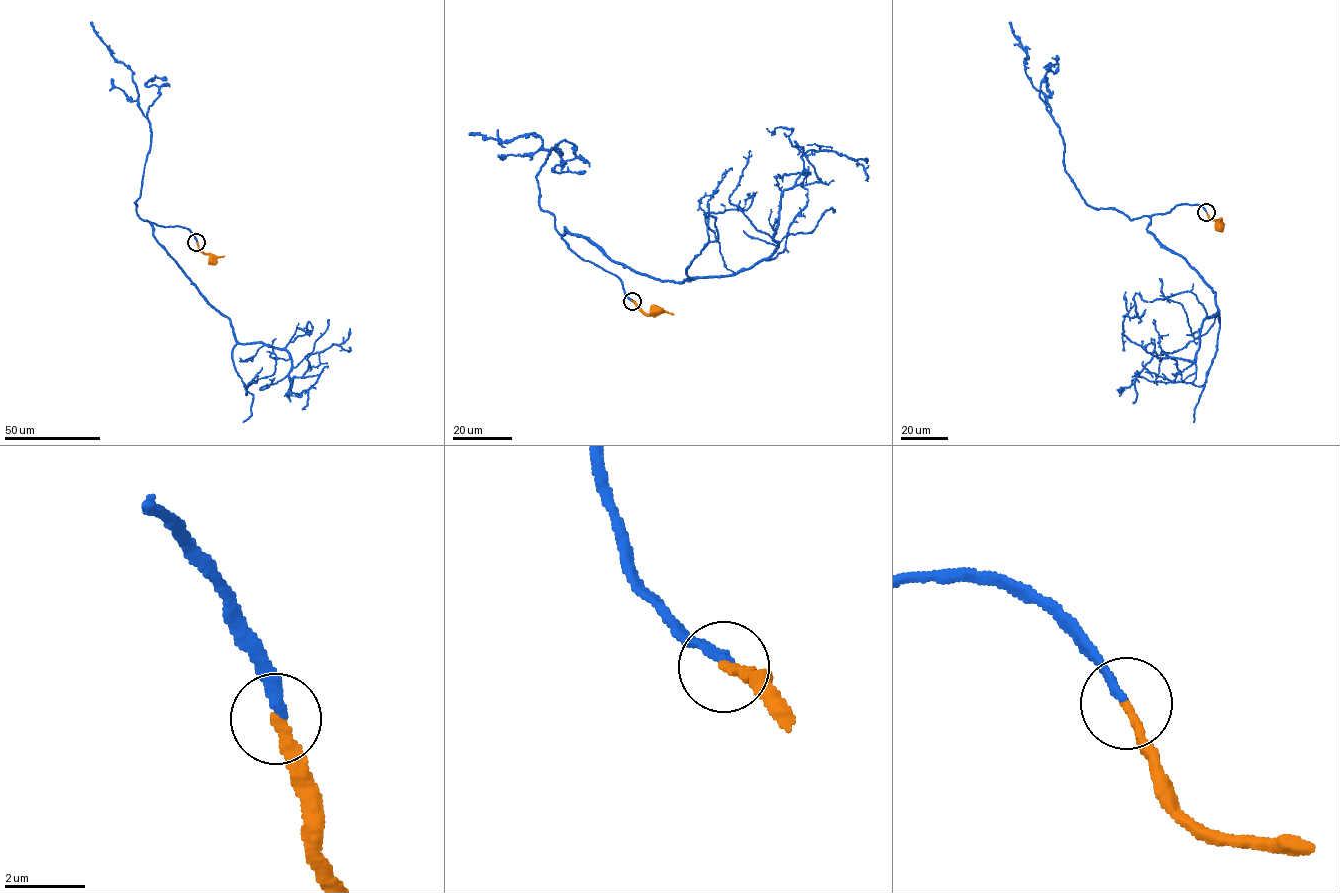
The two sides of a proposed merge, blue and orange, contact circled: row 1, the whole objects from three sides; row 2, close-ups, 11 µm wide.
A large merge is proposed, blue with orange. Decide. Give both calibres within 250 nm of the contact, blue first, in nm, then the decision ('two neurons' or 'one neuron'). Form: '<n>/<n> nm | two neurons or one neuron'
280/260 nm | one neuron

